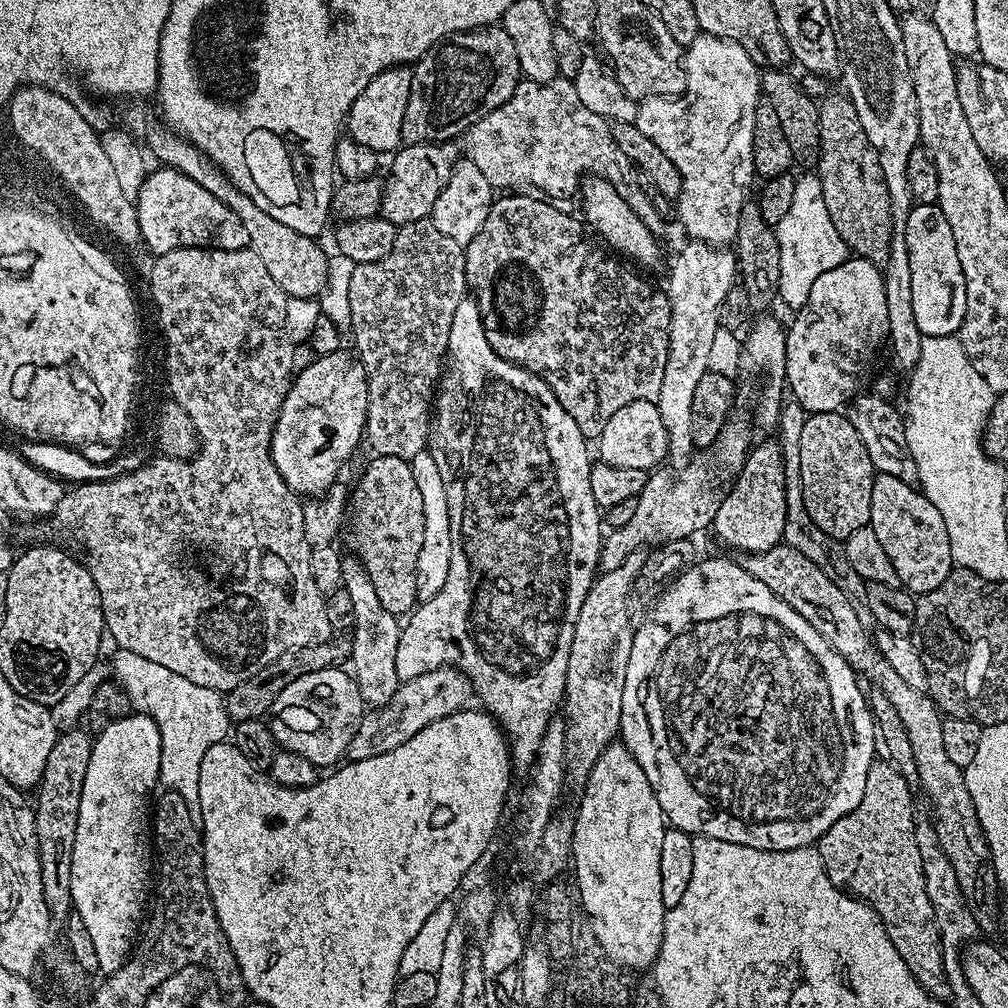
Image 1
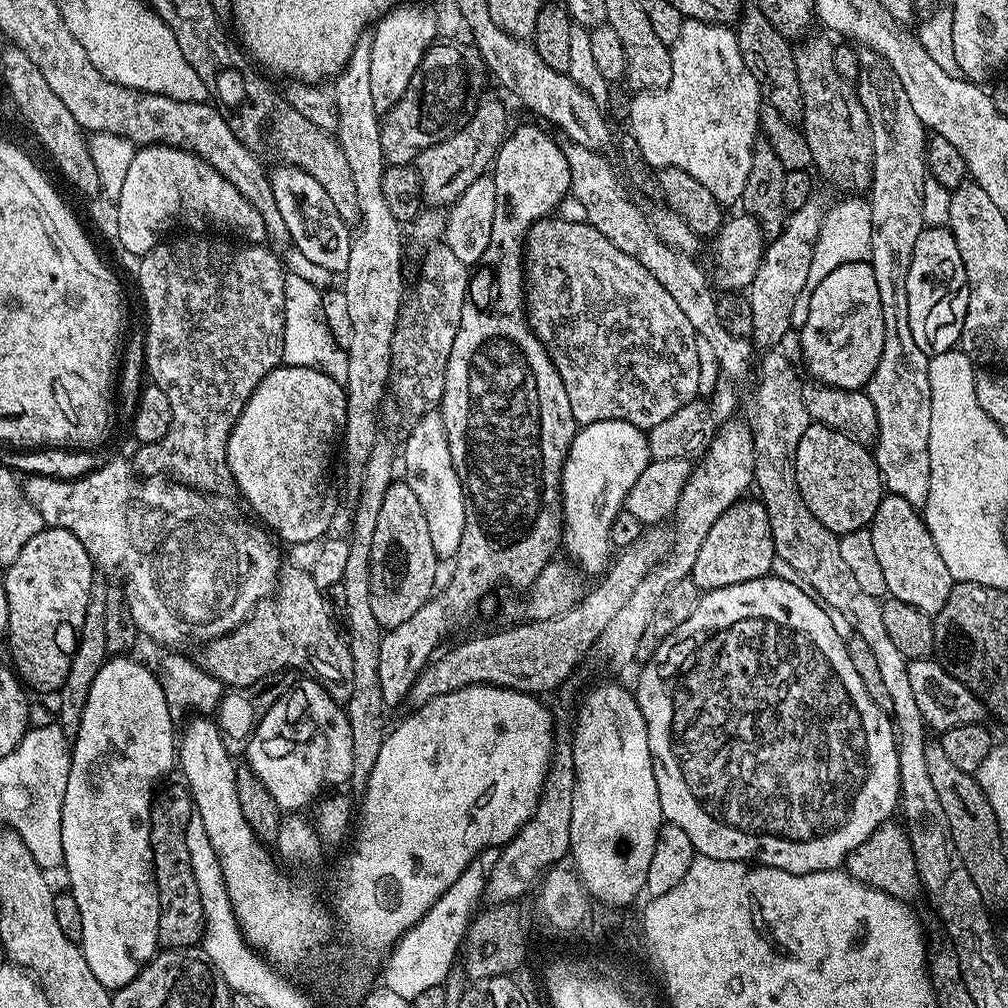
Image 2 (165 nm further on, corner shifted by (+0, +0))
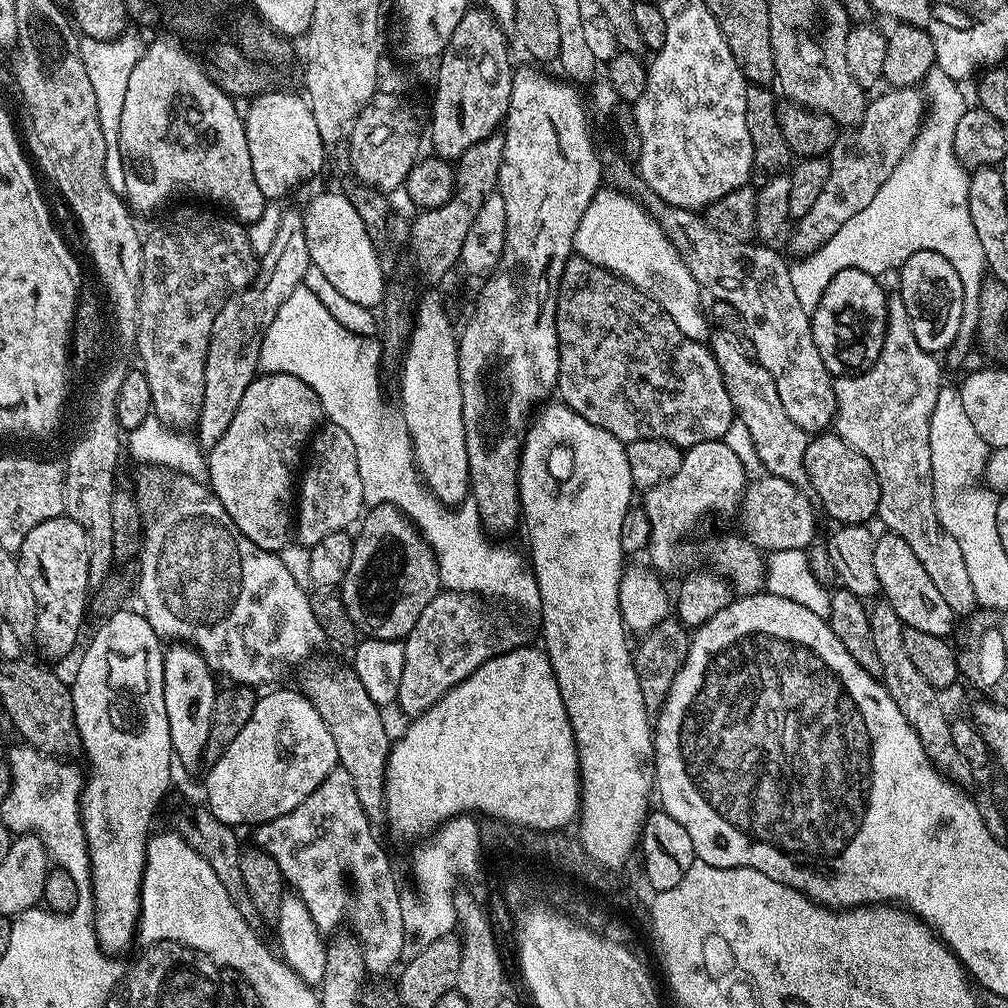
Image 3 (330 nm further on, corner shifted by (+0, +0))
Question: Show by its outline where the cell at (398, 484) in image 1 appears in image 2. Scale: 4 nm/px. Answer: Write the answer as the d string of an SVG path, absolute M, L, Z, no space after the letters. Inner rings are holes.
M393 482L390 490L386 490L386 498L382 498L382 510L378 513L378 526L374 530L374 542L370 550L370 610L374 610L374 618L378 618L381 629L402 626L402 622L407 622L417 610L422 610L427 600L432 599L432 587L436 584L436 564L438 557L430 542L430 529L426 526L422 505L407 482Z

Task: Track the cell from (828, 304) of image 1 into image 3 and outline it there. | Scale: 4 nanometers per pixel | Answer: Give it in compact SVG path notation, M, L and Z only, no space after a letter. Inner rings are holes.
M857 268L838 270L838 274L830 278L818 306L810 313L814 346L818 346L818 354L822 354L822 362L833 377L855 376L866 371L878 358L888 329L888 296L880 283L877 277Z

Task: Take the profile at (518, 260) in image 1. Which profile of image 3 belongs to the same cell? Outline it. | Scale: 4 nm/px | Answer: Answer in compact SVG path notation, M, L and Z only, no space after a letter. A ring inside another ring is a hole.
M573 255L560 279L556 333L560 343L559 399L570 410L582 414L586 422L625 442L669 440L681 450L693 448L698 442L727 437L732 420L734 424L734 409L711 347L682 334L663 306L628 280Z

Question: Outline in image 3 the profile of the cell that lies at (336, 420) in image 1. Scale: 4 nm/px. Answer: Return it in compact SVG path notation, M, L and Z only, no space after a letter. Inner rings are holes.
M290 374L257 375L230 426L207 453L212 493L254 546L279 554L294 540L294 497L306 445L325 419L318 394Z

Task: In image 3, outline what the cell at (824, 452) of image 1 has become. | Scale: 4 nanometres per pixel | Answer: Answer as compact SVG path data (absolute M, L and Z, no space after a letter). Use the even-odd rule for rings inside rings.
M835 434L813 435L806 446L804 461L815 499L824 503L825 510L837 520L837 525L868 524L876 516L880 487L874 466L843 438Z

